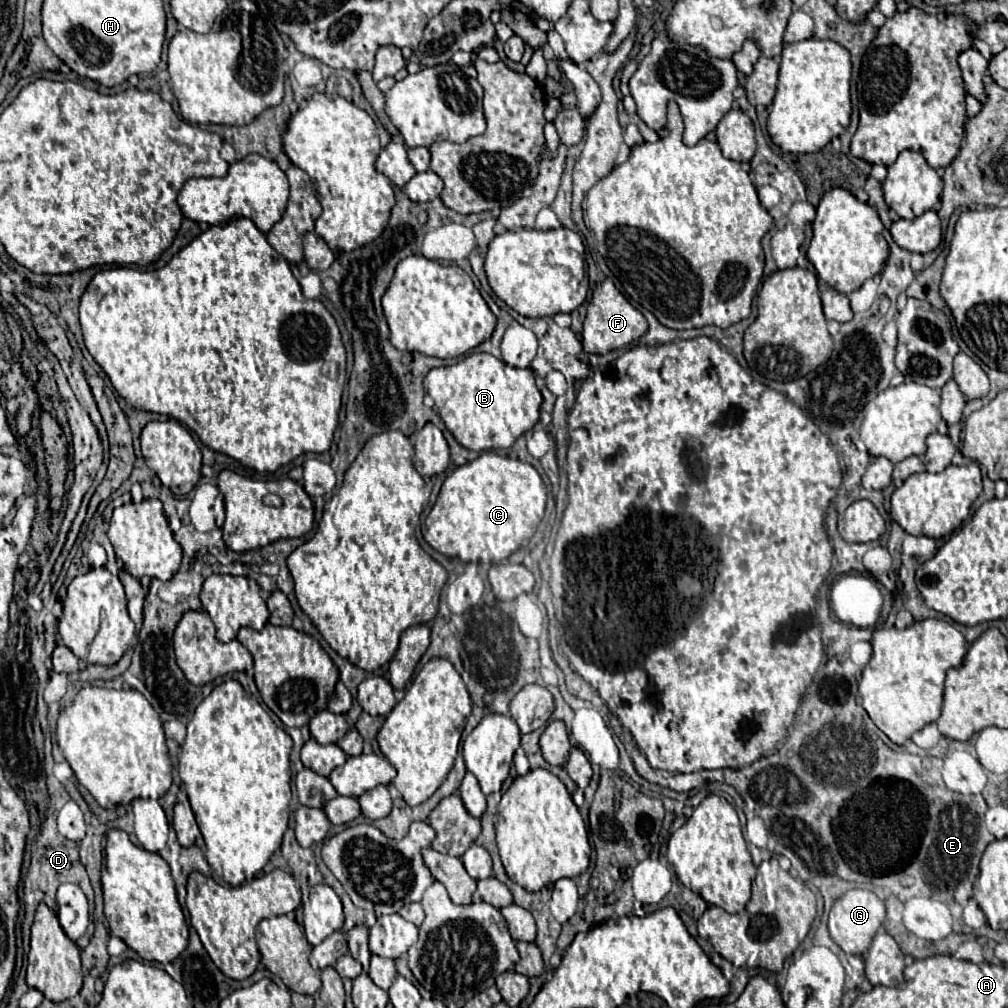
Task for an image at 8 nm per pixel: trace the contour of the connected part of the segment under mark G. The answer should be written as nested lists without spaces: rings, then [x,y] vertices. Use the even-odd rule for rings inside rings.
[[[851,889],[843,897],[839,897],[829,913],[829,935],[831,939],[845,951],[853,955],[861,955],[869,949],[873,935],[881,927],[885,919],[885,903],[867,889]]]

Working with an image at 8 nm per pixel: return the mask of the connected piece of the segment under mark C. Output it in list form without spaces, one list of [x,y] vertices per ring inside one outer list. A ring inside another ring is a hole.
[[[493,451],[457,467],[443,483],[441,493],[425,519],[425,541],[447,557],[483,563],[507,559],[529,539],[545,513],[545,485],[533,465],[501,457]]]

